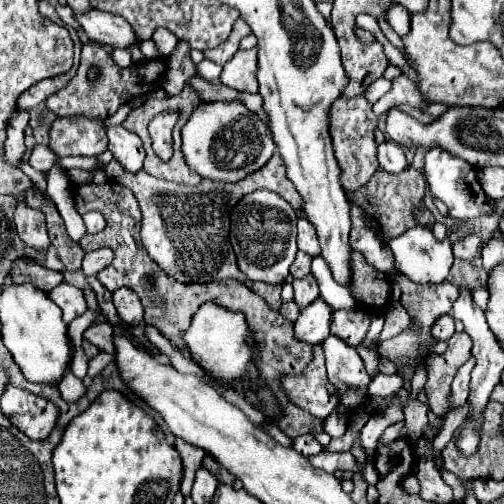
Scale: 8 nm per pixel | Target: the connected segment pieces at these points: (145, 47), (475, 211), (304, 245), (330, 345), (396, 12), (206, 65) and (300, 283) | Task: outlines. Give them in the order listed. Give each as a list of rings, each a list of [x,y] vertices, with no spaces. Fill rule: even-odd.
[[[152,39],[143,40],[141,42],[141,52],[149,60],[167,59],[166,57],[159,54],[159,50],[157,50],[157,44],[155,44]]]
[[[431,148],[425,154],[423,172],[425,172],[427,184],[431,188],[431,194],[447,204],[449,216],[453,220],[473,220],[473,218],[481,218],[481,216],[487,216],[493,212],[495,200],[485,194],[477,174],[475,174],[475,168],[469,162],[453,156],[451,152],[445,152],[443,148]]]
[[[299,218],[297,222],[297,246],[309,256],[319,256],[319,242],[317,242],[317,232],[313,232],[313,224],[309,224],[307,218]]]
[[[327,336],[323,342],[323,352],[327,358],[327,374],[331,384],[343,394],[347,388],[367,388],[371,378],[365,364],[353,346],[347,346],[337,336]]]
[[[395,4],[387,14],[389,14],[389,16],[387,16],[389,26],[391,26],[399,36],[407,36],[409,30],[411,30],[411,24],[409,24],[411,16],[409,16],[409,12],[407,12],[405,8],[401,8],[399,4]]]
[[[203,60],[203,62],[199,62],[195,68],[197,68],[197,74],[199,74],[201,78],[209,80],[209,82],[217,80],[219,74],[221,74],[221,70],[223,70],[223,66],[219,66],[219,64],[211,62],[211,60]]]
[[[309,274],[301,280],[293,280],[293,288],[295,288],[295,302],[301,308],[309,306],[313,300],[319,298],[319,284],[317,284],[317,278],[313,274]]]

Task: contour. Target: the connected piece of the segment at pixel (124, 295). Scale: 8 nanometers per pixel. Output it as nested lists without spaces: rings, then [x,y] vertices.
[[[119,288],[113,292],[115,308],[123,322],[129,326],[139,326],[143,322],[143,306],[139,296],[131,288]]]

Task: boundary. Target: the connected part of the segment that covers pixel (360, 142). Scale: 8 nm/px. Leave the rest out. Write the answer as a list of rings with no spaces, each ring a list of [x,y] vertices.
[[[365,96],[339,98],[339,100],[335,100],[335,104],[331,108],[329,132],[333,138],[333,146],[335,146],[335,158],[343,170],[341,182],[347,192],[353,192],[355,188],[363,188],[379,168],[377,142],[375,142],[377,122],[379,122],[379,118],[373,114],[373,108],[365,100]]]

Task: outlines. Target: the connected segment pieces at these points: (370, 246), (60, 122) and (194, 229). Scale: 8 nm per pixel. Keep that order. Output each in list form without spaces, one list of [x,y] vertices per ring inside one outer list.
[[[354,204],[351,208],[351,224],[353,224],[351,238],[349,238],[351,248],[359,250],[371,266],[381,270],[389,278],[395,278],[399,270],[395,268],[395,258],[393,258],[391,248],[383,246],[379,236],[365,224],[365,212]]]
[[[85,116],[55,118],[49,130],[49,146],[57,156],[99,156],[107,150],[103,122]]]
[[[273,154],[273,158],[261,170],[249,174],[247,178],[243,178],[235,184],[203,180],[199,186],[183,186],[183,184],[153,178],[145,170],[131,174],[131,172],[123,170],[117,160],[111,160],[105,166],[105,174],[107,174],[107,178],[117,180],[119,184],[127,186],[139,200],[139,206],[143,212],[141,242],[147,248],[151,260],[157,262],[165,274],[173,276],[177,282],[215,282],[215,280],[223,280],[223,278],[245,280],[251,286],[251,290],[255,290],[259,296],[263,296],[271,308],[279,310],[281,286],[249,282],[237,266],[233,248],[227,248],[229,212],[237,204],[237,200],[241,200],[249,192],[255,192],[259,188],[269,188],[269,190],[281,194],[287,202],[291,202],[293,208],[297,210],[297,214],[301,214],[301,208],[303,208],[301,196],[293,188],[293,184],[285,178],[285,168],[277,154]]]

